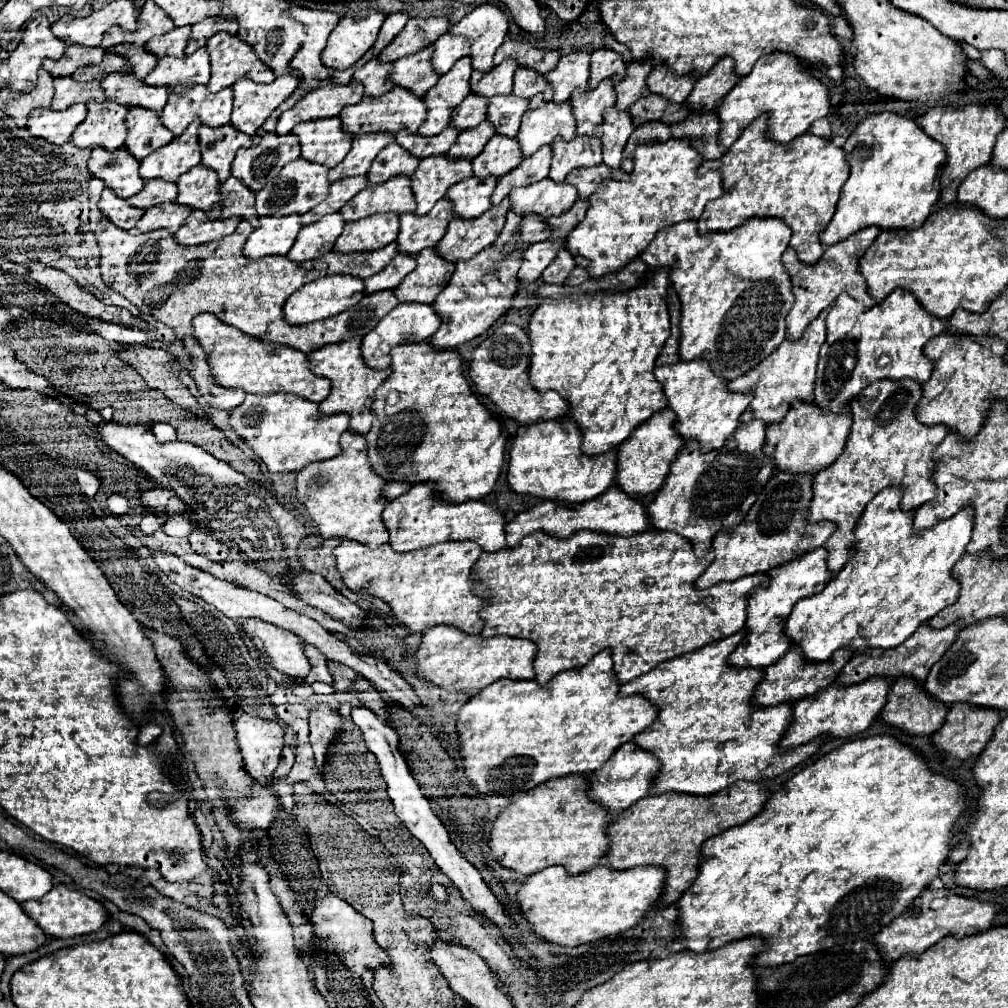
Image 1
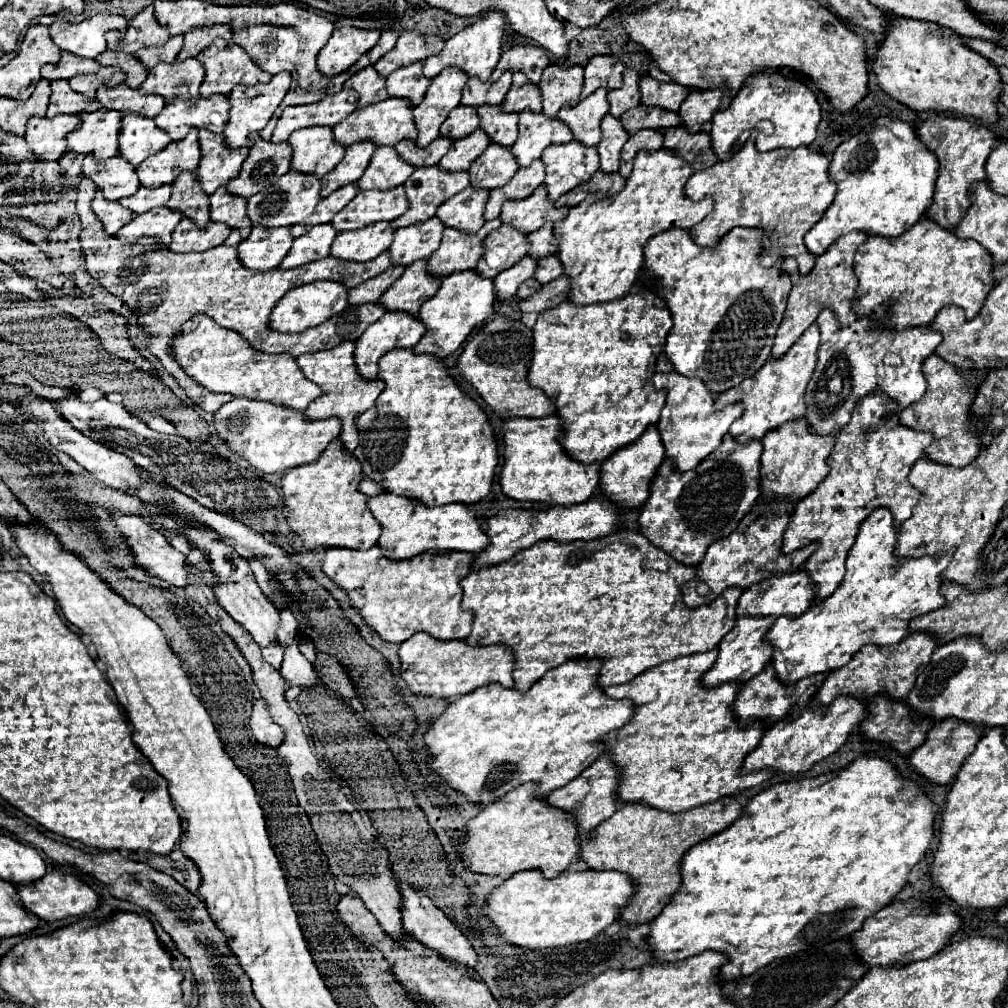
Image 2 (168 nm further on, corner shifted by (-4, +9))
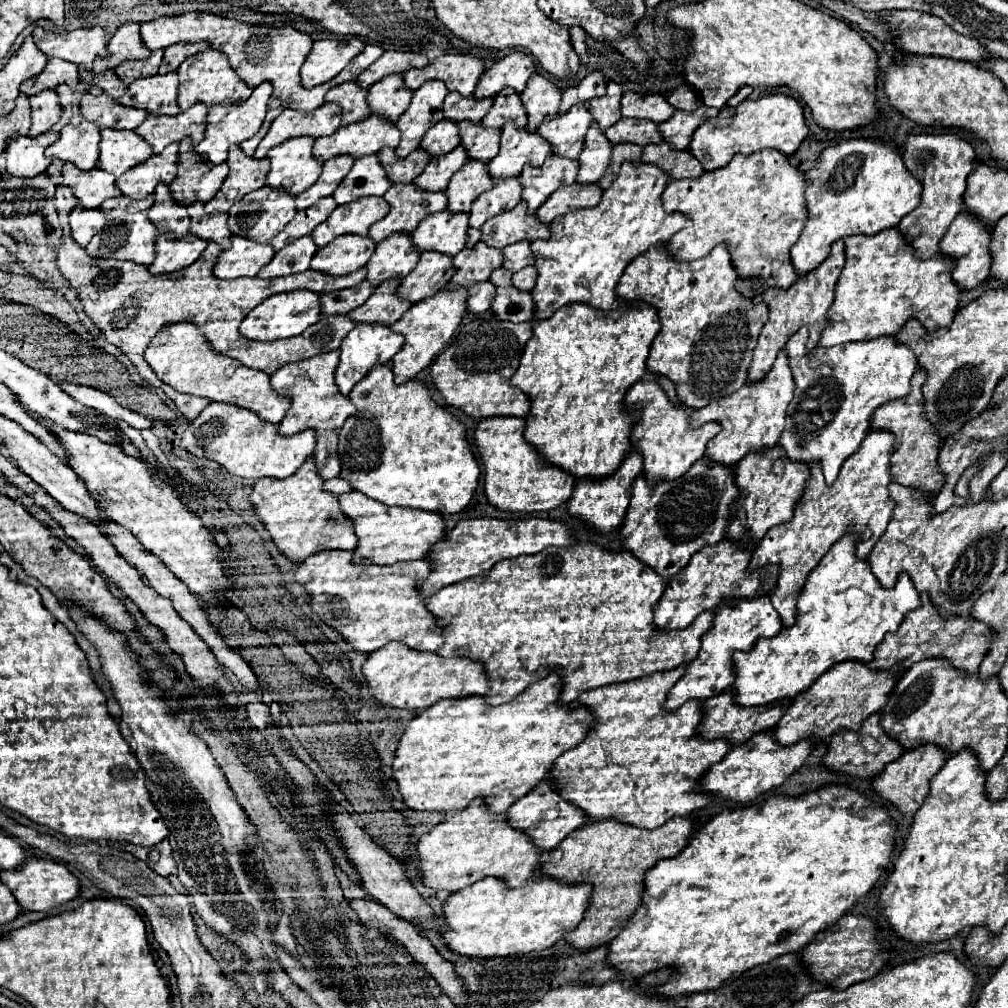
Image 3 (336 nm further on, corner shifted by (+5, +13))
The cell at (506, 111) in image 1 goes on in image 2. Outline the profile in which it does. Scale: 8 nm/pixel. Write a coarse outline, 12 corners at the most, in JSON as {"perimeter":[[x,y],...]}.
{"perimeter":[[478,107],[480,127],[494,143],[518,139],[518,113]]}

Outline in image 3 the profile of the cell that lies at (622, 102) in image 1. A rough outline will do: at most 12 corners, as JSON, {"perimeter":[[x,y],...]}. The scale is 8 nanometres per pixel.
{"perimeter":[[607,83],[607,95],[587,101],[601,131],[615,125],[621,85]]}

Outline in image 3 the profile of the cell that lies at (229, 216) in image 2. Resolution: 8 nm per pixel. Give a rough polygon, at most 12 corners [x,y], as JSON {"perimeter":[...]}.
{"perimeter":[[203,203],[187,207],[189,233],[229,247],[227,215],[207,215]]}

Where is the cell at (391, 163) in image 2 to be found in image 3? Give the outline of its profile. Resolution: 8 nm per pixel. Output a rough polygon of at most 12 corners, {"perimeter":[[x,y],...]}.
{"perimeter":[[375,155],[357,159],[339,187],[383,197],[391,183]]}

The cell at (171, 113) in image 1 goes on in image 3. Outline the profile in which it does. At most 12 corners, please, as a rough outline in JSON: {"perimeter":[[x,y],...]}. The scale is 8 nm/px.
{"perimeter":[[203,103],[175,117],[147,117],[135,133],[159,155],[167,145],[203,139]]}

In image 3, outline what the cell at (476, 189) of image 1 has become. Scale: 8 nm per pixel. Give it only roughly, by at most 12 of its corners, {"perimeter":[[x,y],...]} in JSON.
{"perimeter":[[429,215],[411,235],[419,253],[455,257],[465,247],[467,215]]}

